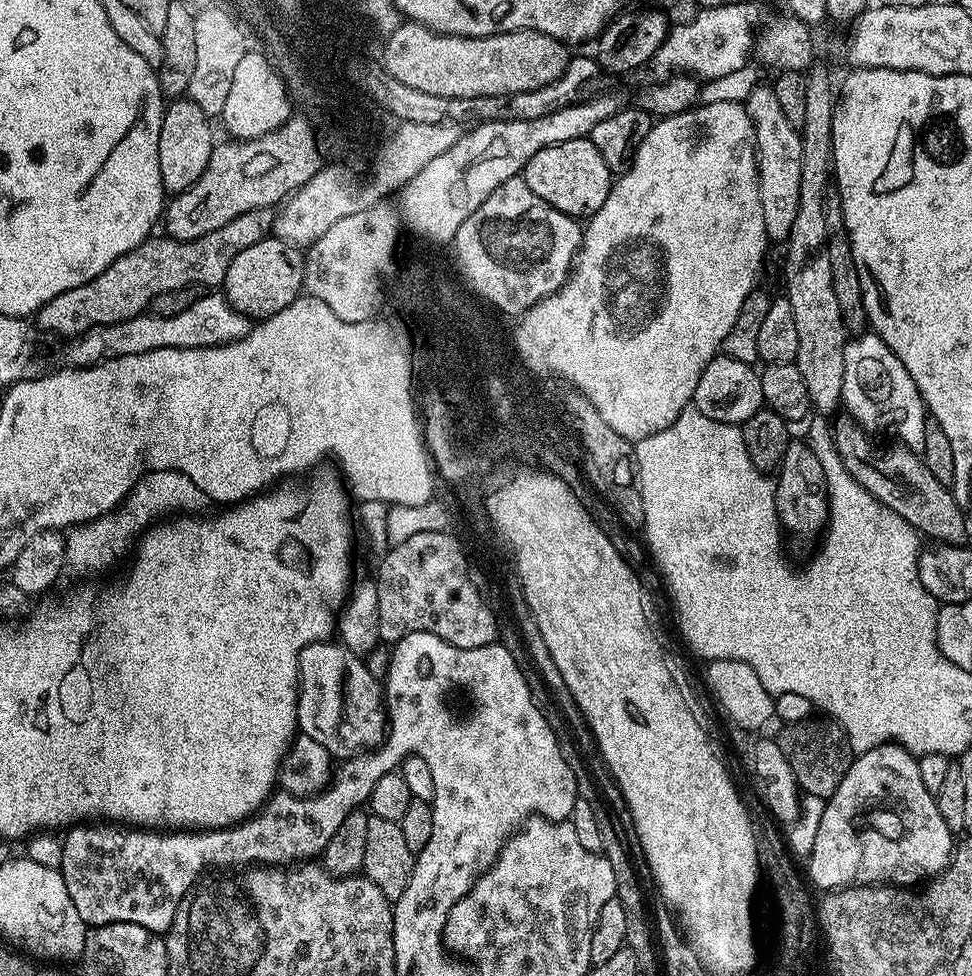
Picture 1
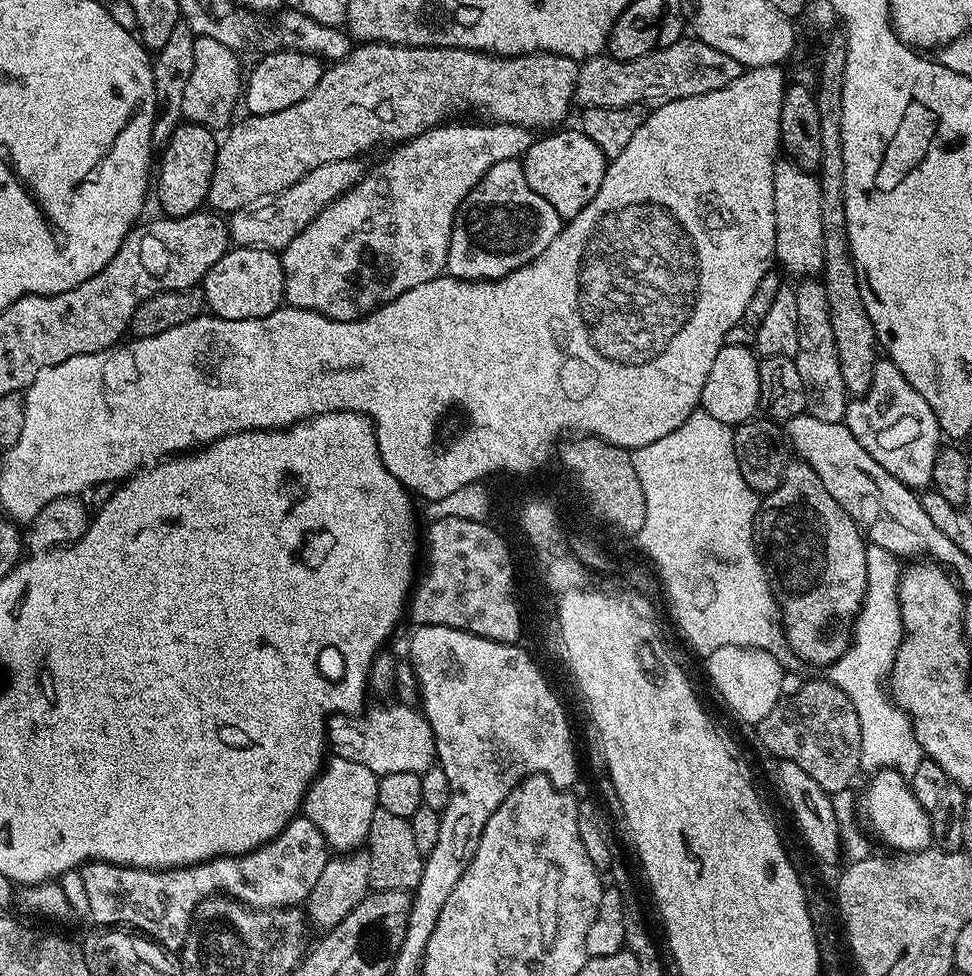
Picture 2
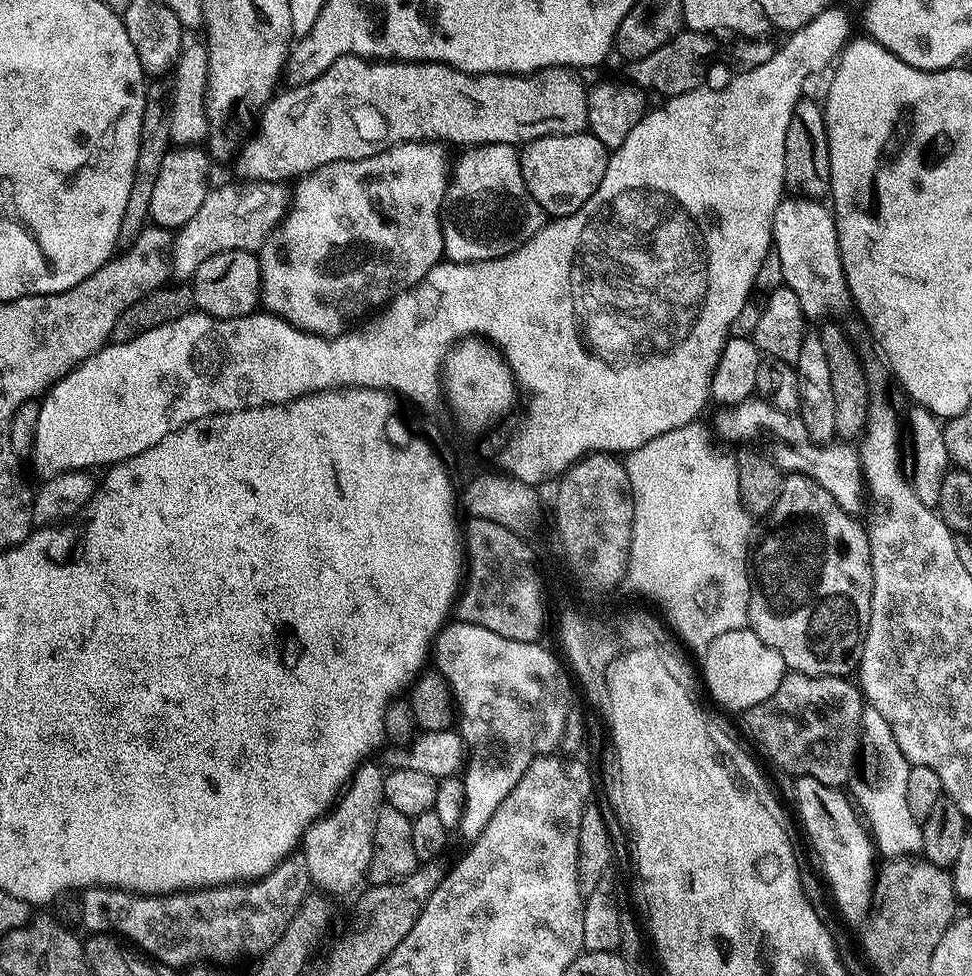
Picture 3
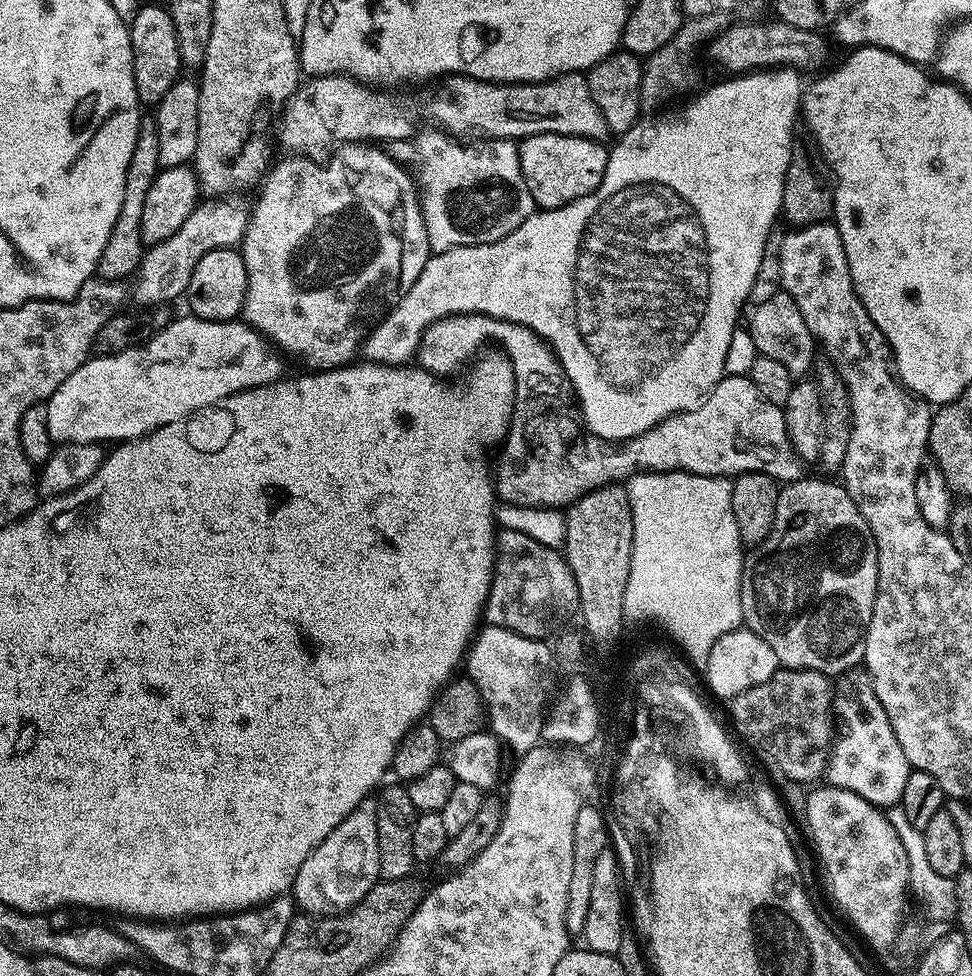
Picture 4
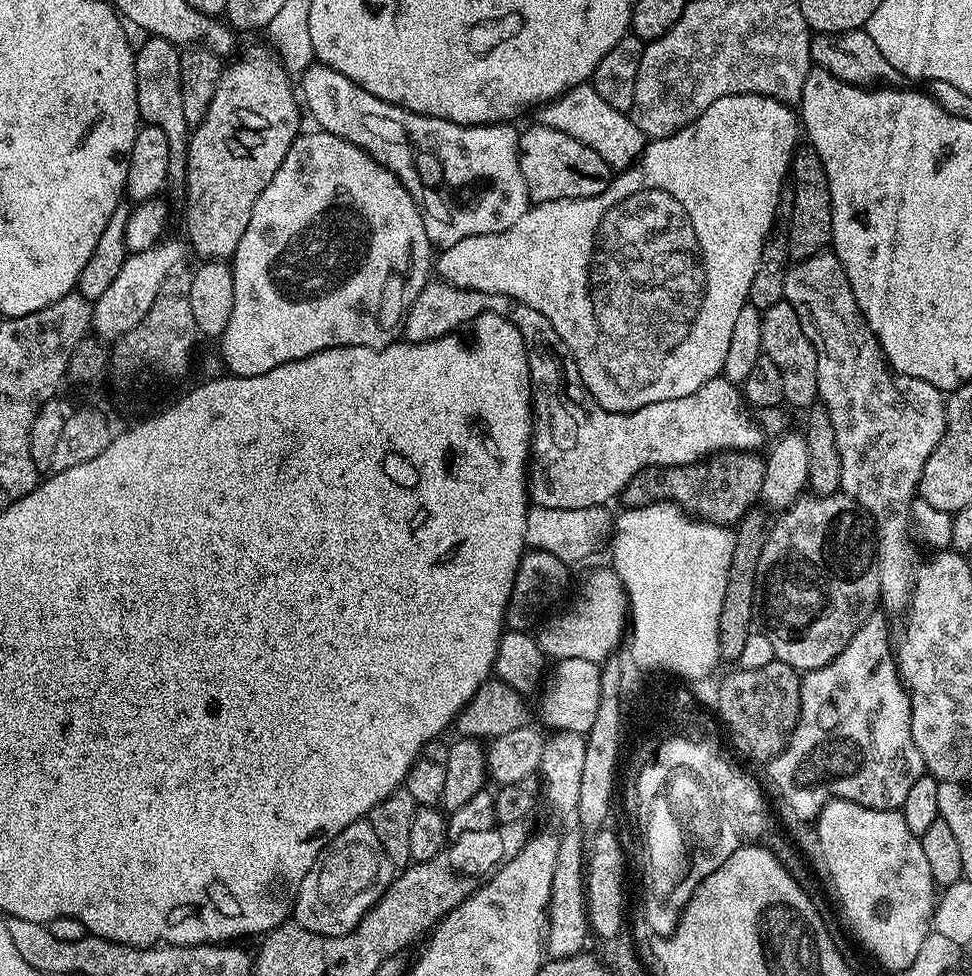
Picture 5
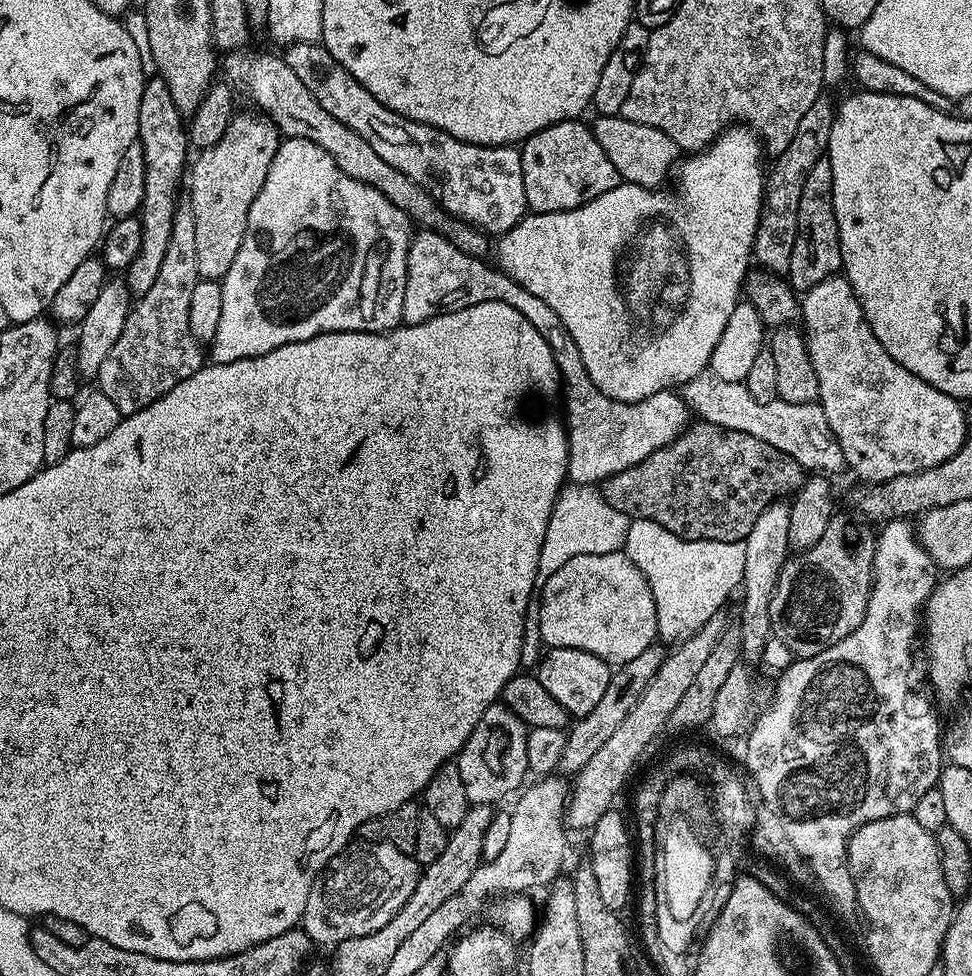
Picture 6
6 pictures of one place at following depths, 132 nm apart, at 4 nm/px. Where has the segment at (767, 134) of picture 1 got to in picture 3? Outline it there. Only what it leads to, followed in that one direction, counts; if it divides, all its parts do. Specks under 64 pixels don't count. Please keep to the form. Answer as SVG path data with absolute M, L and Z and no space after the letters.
M803 198L781 199L778 210L774 210L772 247L778 254L778 262L782 262L783 287L794 290L809 321L840 318L836 316L853 307L840 257L836 217L827 203Z

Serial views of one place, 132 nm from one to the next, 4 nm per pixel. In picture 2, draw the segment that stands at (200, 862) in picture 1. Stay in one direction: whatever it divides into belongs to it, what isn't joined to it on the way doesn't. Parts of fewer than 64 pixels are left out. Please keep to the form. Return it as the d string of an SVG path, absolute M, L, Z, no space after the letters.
M300 814L291 820L272 840L265 840L262 846L253 848L244 856L220 856L217 860L207 860L201 864L191 864L189 868L124 868L121 864L107 864L93 860L91 864L79 869L80 888L84 891L84 900L88 903L88 916L96 926L123 926L135 930L156 941L161 948L176 954L184 947L188 929L192 927L196 907L207 896L223 894L247 904L250 908L271 910L273 908L294 908L307 901L310 890L318 882L326 862L330 858L330 849L324 841L322 830L314 826L308 817Z

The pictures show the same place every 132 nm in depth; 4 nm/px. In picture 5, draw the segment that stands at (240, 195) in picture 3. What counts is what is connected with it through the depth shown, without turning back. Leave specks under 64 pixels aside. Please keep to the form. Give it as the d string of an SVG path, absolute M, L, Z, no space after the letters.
M164 238L150 250L129 254L122 262L122 268L118 270L114 280L110 282L110 286L106 286L106 290L92 304L91 331L104 342L115 341L130 331L154 304L160 283L168 277L168 273L183 265L180 263L184 260L184 248L186 252L183 239L180 241Z

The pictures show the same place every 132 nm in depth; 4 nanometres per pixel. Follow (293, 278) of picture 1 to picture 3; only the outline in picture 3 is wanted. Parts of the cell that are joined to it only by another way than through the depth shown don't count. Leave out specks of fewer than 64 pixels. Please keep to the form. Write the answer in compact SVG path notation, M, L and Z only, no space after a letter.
M226 250L222 254L214 254L198 266L198 270L193 274L190 287L194 294L194 305L199 311L213 316L219 320L229 320L230 318L242 318L249 316L251 312L257 311L260 299L260 257L257 253L246 250Z

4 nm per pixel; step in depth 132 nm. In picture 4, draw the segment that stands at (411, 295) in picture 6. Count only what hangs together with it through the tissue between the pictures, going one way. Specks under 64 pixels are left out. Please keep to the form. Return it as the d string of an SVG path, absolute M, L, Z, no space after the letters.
M458 312L455 316L444 316L440 320L435 320L430 327L424 329L424 333L420 339L420 345L416 348L414 360L419 367L425 368L427 372L434 372L440 376L452 374L448 372L454 371L463 360L470 359L487 340L498 340L504 344L505 349L503 348L503 351L506 353L508 359L512 361L514 374L516 375L516 410L512 413L512 425L508 427L508 435L499 449L499 452L501 451L500 466L497 469L495 467L494 470L494 491L504 504L564 510L572 505L575 500L582 498L586 493L592 492L596 488L604 488L608 484L620 484L637 474L643 473L645 470L650 472L693 472L699 476L722 476L725 478L735 478L742 472L761 472L767 476L774 477L777 482L791 482L801 479L802 472L800 472L800 467L802 467L802 461L793 450L792 443L788 437L786 422L784 421L784 409L781 405L766 402L766 398L762 398L762 394L758 394L758 386L754 386L751 375L725 376L724 379L720 380L714 386L714 390L708 396L708 401L702 406L698 406L692 412L679 412L673 416L668 416L658 422L654 427L641 433L640 436L635 436L632 440L625 440L619 444L611 440L601 440L599 438L589 439L587 435L584 435L585 437L580 436L581 425L579 423L577 423L578 425L572 424L572 408L574 412L572 381L565 374L564 367L560 365L560 360L557 358L555 352L535 332L531 332L525 324L515 324L509 320L499 320L493 316L484 316L481 312Z

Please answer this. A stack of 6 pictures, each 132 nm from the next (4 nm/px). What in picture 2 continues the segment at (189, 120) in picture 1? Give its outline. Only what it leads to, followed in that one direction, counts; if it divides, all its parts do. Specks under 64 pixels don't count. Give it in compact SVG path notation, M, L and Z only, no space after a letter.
M181 122L169 138L168 143L163 145L161 154L158 156L158 168L160 173L154 176L154 200L160 203L161 213L164 216L188 216L191 212L201 211L205 207L208 191L210 190L210 178L214 174L214 162L216 161L216 149L218 147L217 133L211 132L206 126Z

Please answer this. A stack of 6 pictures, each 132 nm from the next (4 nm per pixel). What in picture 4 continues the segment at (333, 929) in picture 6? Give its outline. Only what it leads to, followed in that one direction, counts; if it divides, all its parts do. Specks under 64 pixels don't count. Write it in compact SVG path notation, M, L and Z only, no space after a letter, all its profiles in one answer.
M364 800L302 862L290 892L301 913L313 918L335 916L355 908L381 879L376 837L376 801Z

